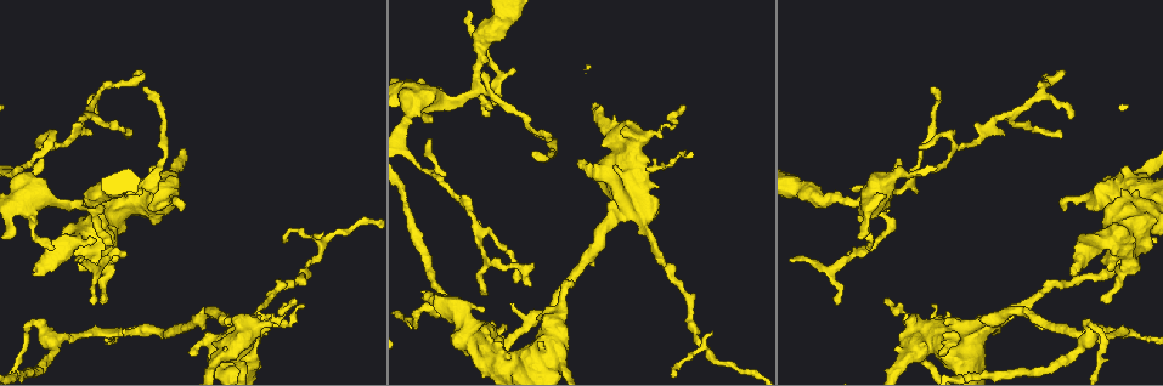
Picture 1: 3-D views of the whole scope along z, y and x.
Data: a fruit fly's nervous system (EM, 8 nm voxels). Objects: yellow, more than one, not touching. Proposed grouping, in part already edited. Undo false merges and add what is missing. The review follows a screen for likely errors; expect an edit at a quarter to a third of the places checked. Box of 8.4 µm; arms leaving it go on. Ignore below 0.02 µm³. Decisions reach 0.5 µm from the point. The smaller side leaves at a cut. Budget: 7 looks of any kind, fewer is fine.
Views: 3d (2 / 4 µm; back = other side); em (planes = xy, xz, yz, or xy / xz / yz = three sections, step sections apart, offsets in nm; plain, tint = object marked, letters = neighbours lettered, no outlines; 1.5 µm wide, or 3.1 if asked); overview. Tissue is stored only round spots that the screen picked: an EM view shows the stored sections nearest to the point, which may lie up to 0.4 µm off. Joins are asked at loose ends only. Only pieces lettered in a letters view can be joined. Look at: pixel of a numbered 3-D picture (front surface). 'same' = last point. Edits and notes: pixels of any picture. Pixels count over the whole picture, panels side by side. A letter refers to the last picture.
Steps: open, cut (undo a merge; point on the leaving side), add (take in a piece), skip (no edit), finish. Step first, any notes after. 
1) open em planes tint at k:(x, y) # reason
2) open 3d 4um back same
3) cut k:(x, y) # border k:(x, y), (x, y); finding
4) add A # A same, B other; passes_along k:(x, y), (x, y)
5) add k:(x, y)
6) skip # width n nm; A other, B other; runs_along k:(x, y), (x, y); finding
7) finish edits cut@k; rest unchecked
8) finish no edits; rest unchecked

open em xz step 8 tint at 1:(1070, 274) # an open end

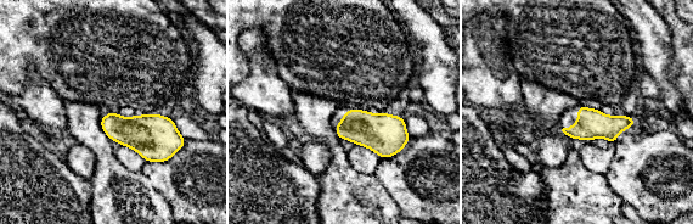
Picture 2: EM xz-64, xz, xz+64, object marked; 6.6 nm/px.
open em xz step 8 letters same # see the neighbours

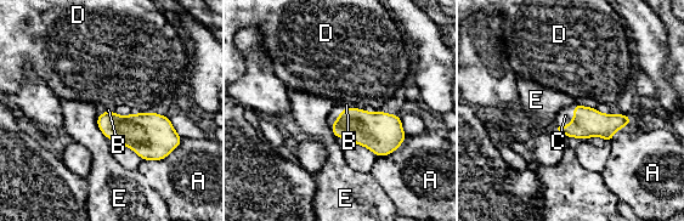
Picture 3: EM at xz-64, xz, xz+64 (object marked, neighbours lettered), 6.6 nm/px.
add C # longest_contact A 260 nm; A other, B other, C same, D other, E other; the cell continues

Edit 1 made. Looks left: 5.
open em planes letters at 1:(1083, 332) # free end

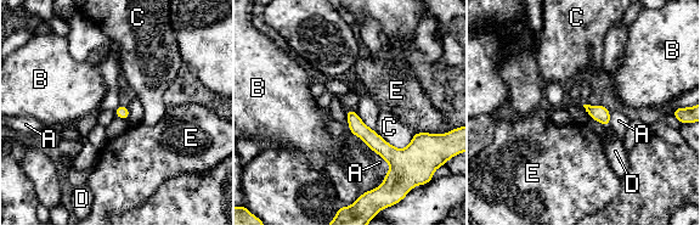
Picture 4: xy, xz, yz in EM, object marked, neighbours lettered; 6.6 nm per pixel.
skip # A other, B other, C other, D other, E other; border 4:(413, 131), (428, 131), (432, 134); no lettered piece goes on from it

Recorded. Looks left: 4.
open overview # see it whole again

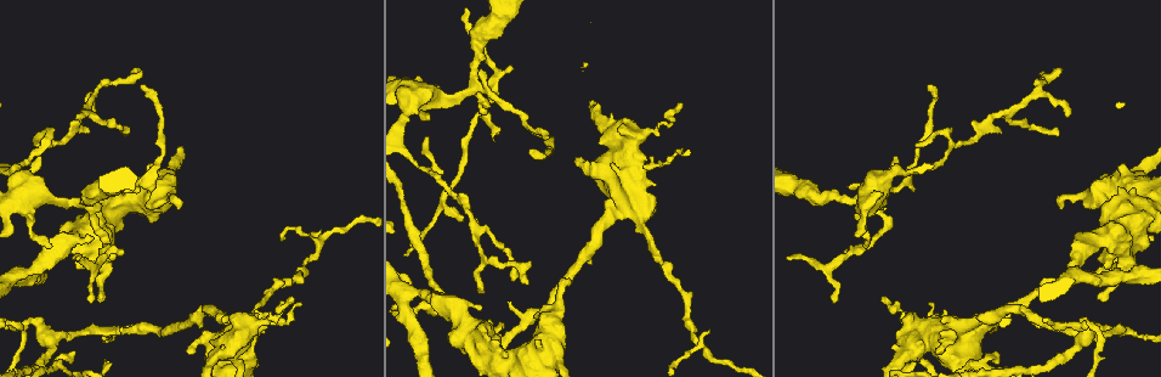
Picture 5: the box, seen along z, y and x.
open em xy step 4 letters at 5:(1066, 117) # tapers out

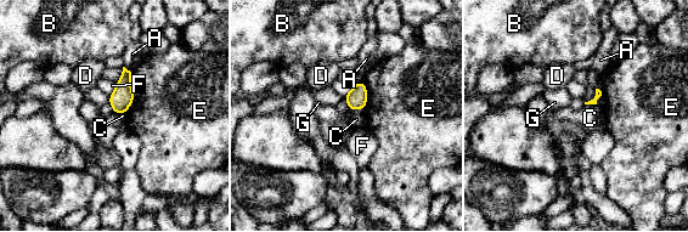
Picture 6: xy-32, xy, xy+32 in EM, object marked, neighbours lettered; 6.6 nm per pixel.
skip # longest_contact E 190 nm; A other, B other, C other, D other, E other, F other, G other; border 6:(130, 72), (130, 86), (134, 98); no lettered piece goes on from it

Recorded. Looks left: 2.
finish edits add@3; rest unchecked

